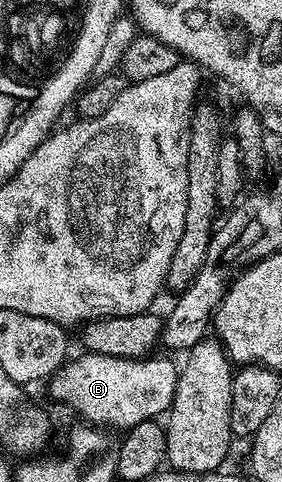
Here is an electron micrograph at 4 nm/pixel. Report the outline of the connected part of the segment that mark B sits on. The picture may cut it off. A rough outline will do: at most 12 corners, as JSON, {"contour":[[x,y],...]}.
{"contour":[[92,352],[48,386],[85,423],[127,430],[172,407],[176,362]]}

